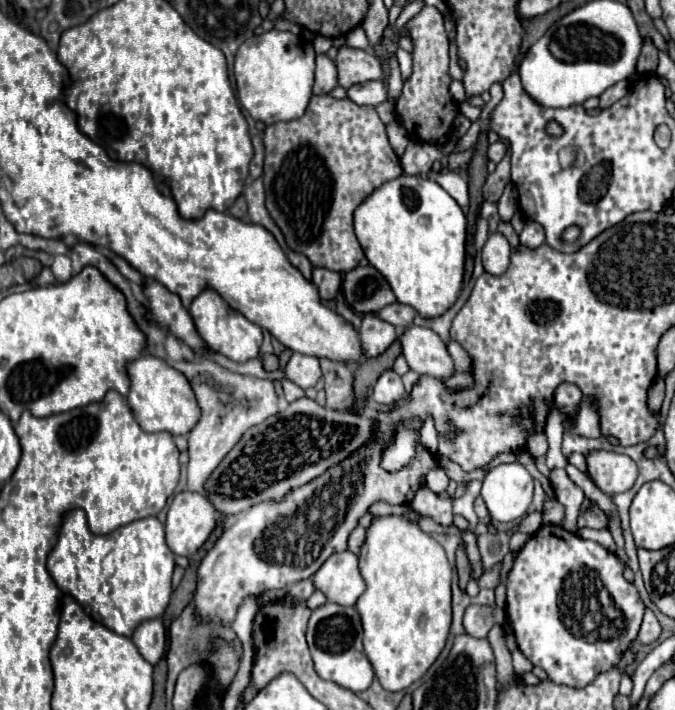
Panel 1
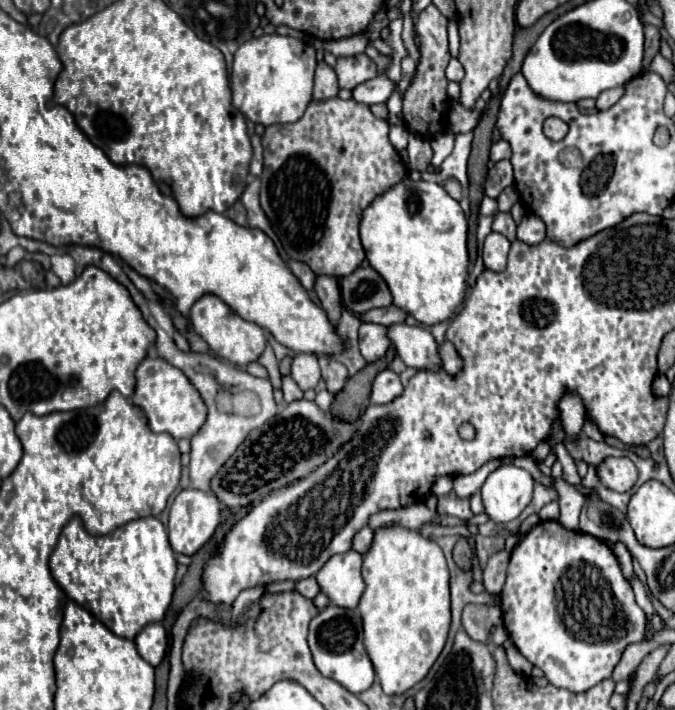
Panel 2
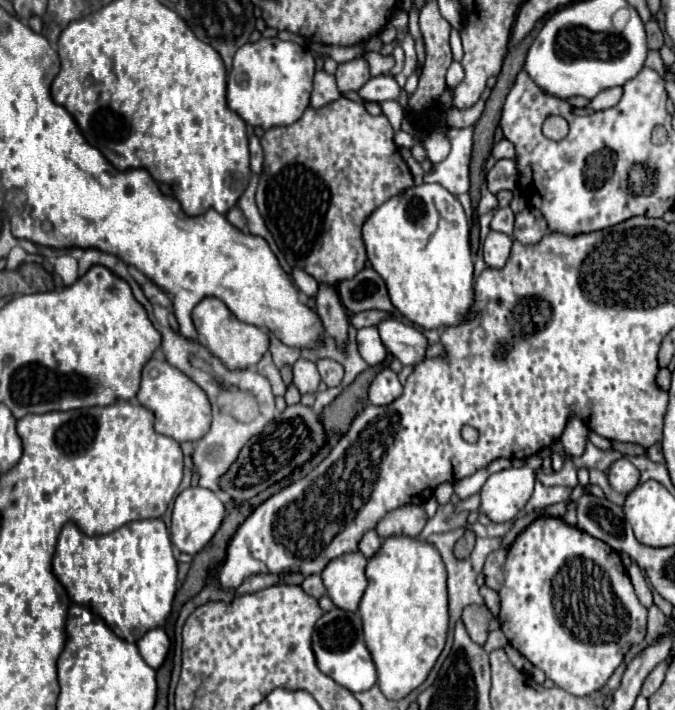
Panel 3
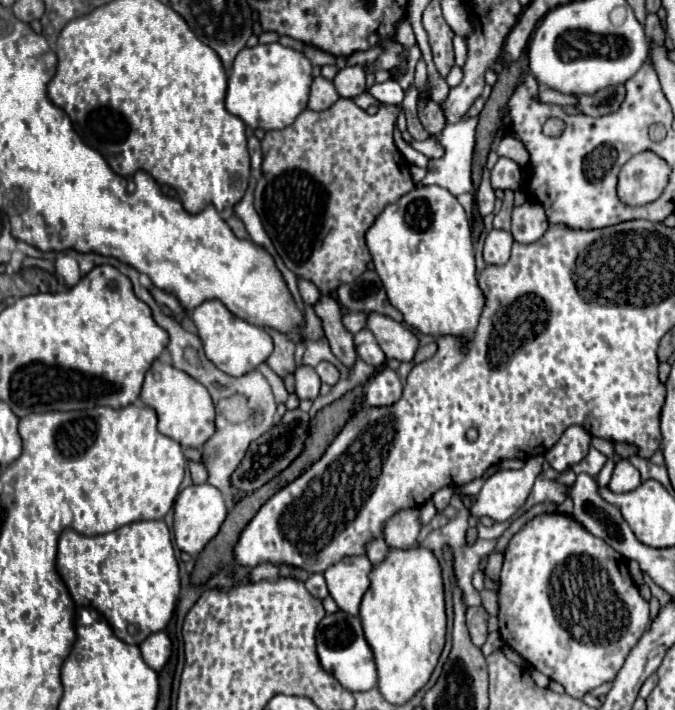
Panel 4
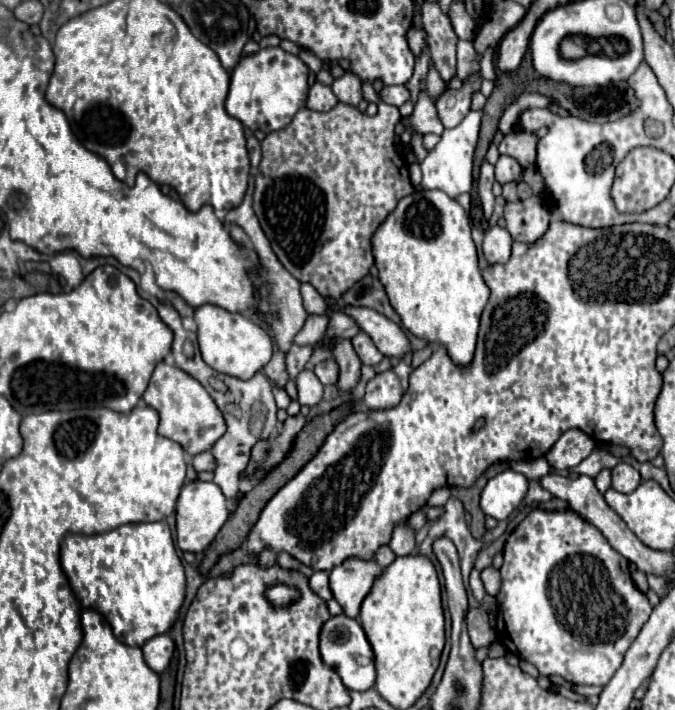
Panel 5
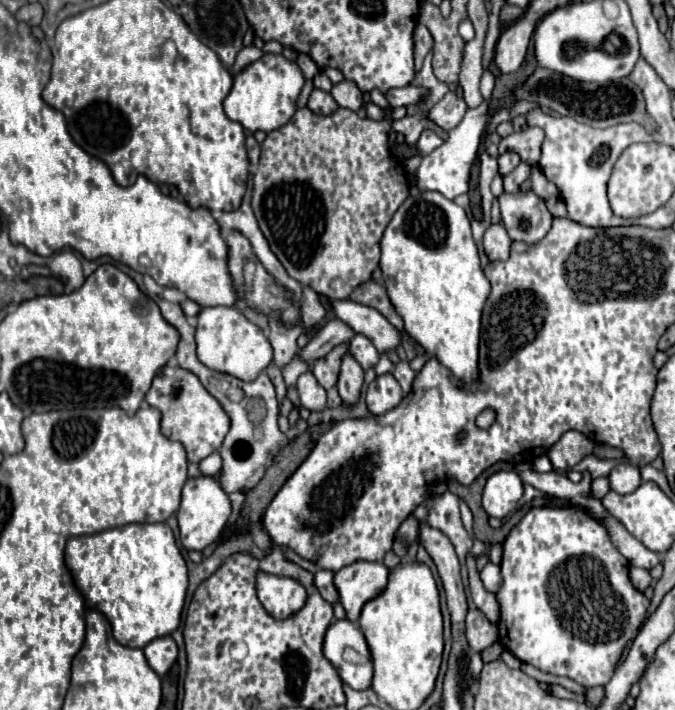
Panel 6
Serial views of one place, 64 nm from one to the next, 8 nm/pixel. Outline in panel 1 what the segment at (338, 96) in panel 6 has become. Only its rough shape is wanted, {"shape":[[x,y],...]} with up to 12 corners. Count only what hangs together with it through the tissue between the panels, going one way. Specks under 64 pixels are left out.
{"shape":[[342,46],[338,84],[350,88],[384,76],[380,60]]}

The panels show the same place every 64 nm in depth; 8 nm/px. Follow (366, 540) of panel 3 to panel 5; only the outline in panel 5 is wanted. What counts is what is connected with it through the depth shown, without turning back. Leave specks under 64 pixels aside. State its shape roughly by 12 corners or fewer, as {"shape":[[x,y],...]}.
{"shape":[[384,544],[376,550],[374,562],[382,568],[394,562],[394,552]]}

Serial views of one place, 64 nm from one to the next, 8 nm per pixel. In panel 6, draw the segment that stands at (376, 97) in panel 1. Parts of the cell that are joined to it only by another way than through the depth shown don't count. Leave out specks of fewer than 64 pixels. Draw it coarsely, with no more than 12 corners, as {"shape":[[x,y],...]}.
{"shape":[[392,88],[386,100],[392,108],[422,102],[424,88]]}

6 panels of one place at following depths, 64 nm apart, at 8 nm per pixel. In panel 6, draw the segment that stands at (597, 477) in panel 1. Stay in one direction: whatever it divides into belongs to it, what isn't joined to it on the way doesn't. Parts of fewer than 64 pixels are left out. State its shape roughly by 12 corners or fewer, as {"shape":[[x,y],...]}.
{"shape":[[618,464],[610,472],[610,488],[630,494],[642,484],[632,464]]}

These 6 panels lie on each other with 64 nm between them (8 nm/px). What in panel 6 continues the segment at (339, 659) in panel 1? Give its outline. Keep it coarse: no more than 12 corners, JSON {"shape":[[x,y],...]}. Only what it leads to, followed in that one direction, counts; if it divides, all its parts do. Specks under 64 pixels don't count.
{"shape":[[334,620],[324,656],[344,684],[366,690],[372,658],[360,628]]}

